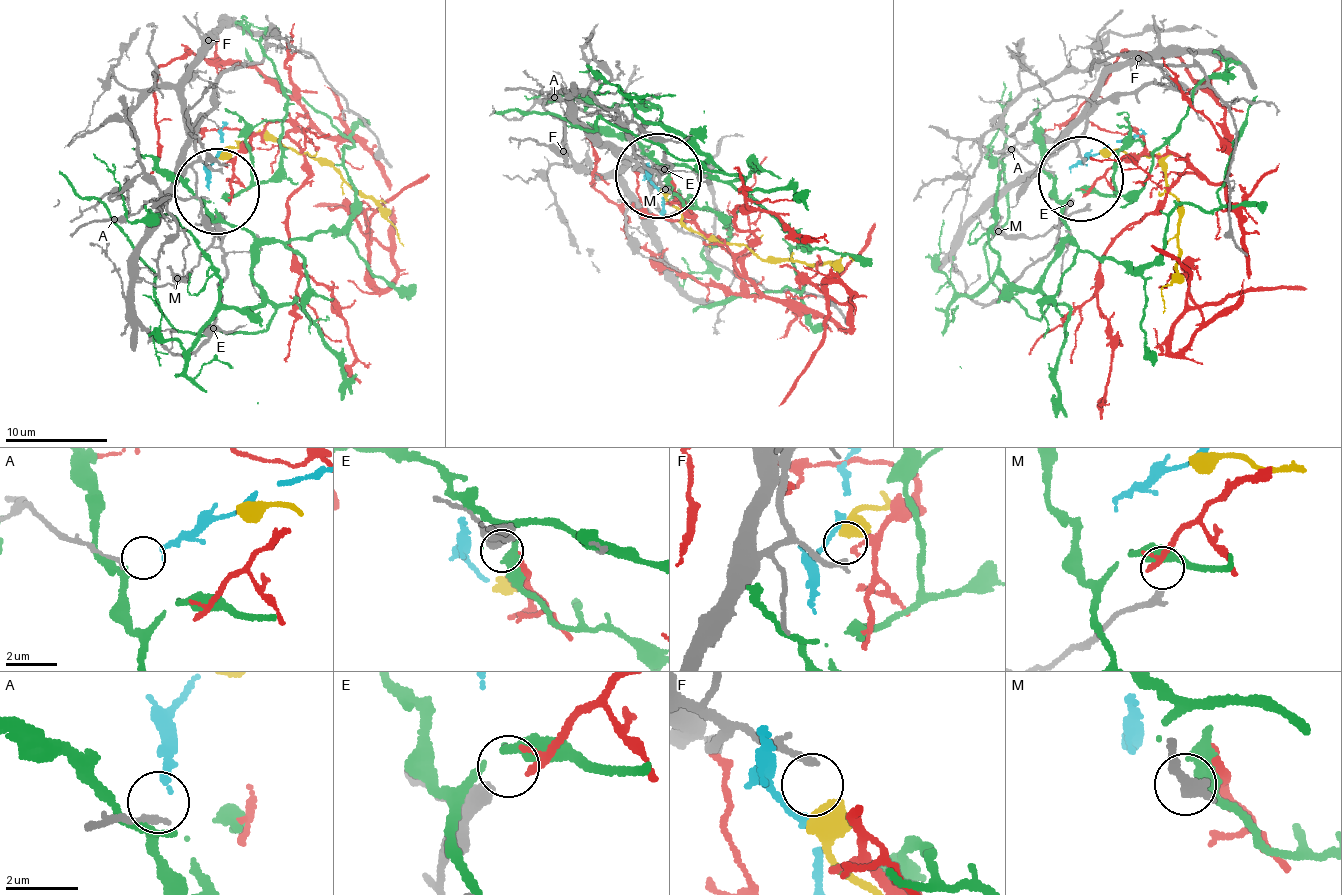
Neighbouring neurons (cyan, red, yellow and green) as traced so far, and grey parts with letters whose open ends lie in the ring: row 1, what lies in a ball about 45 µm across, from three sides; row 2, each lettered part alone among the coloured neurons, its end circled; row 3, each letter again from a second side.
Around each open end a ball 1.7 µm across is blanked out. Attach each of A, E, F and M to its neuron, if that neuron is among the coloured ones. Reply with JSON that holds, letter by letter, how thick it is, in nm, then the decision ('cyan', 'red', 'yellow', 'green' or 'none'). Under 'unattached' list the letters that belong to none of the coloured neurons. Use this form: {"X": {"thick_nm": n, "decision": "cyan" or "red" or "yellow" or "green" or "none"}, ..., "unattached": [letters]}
{"A": {"thick_nm": 180, "decision": "cyan"}, "E": {"thick_nm": 500, "decision": "red"}, "F": {"thick_nm": 140, "decision": "yellow"}, "M": {"thick_nm": 400, "decision": "none"}, "unattached": ["M"]}

